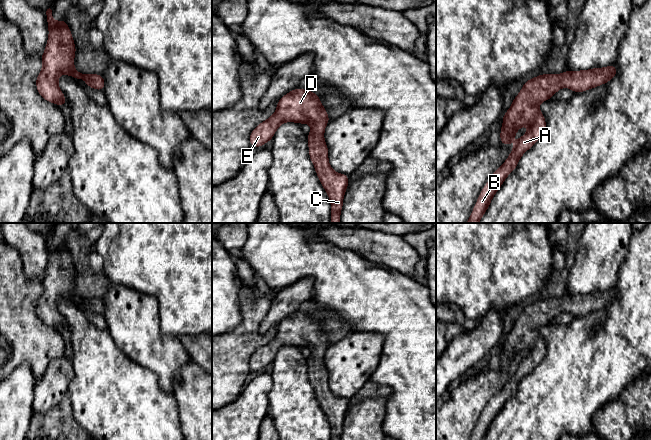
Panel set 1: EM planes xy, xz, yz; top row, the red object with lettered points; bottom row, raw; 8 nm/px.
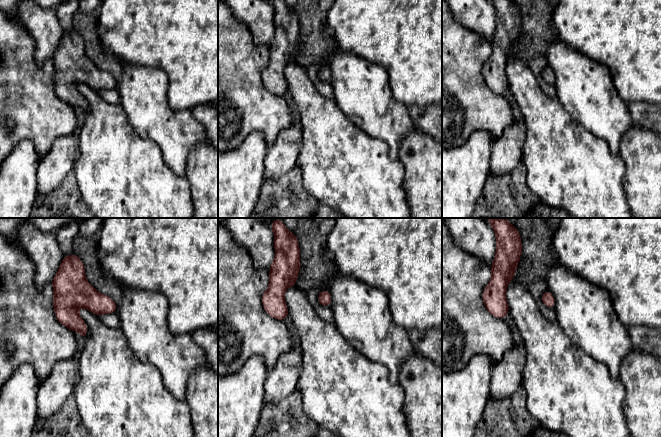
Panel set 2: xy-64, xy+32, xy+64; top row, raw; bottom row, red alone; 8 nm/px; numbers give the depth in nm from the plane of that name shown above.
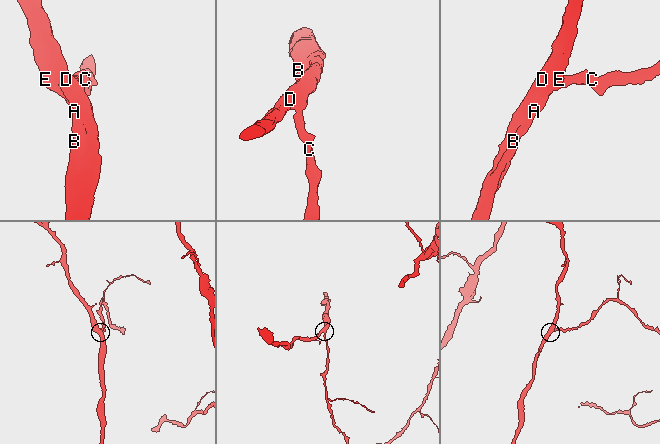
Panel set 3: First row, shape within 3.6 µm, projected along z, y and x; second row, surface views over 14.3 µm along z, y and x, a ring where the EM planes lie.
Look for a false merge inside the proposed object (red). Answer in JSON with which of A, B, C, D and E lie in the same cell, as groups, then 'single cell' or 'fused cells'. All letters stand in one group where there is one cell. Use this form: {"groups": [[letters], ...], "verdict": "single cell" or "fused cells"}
{"groups": [["A", "B", "C", "D", "E"]], "verdict": "single cell"}

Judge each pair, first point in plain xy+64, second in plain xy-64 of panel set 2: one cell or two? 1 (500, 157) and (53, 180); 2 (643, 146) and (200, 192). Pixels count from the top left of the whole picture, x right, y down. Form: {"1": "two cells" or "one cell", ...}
{"1": "one cell", "2": "one cell"}

